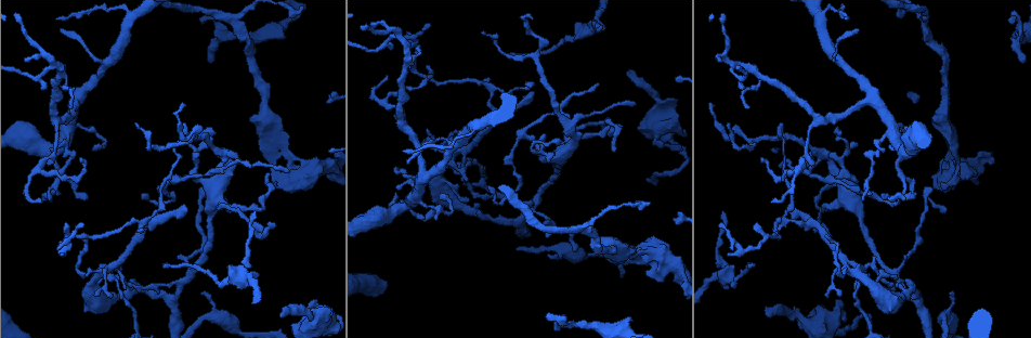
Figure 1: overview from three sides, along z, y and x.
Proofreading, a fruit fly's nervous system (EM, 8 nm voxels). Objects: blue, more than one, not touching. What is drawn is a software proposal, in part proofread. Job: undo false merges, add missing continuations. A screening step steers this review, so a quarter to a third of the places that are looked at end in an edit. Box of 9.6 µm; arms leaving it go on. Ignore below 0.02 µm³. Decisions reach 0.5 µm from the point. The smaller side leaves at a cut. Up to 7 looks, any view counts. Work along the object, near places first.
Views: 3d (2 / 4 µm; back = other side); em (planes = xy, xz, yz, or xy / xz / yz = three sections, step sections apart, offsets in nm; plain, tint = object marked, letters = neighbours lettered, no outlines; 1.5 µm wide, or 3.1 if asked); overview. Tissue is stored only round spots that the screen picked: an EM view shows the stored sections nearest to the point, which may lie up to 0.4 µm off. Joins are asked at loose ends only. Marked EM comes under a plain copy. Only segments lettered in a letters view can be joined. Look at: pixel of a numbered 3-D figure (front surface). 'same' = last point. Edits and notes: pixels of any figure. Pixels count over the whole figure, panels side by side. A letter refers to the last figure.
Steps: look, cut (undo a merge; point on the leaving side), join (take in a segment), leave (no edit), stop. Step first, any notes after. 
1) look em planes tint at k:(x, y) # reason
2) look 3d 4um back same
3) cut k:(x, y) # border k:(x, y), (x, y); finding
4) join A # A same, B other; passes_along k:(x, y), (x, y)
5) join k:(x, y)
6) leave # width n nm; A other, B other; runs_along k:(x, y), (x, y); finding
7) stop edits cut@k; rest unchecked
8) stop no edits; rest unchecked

look em planes tint at 1:(1012, 37) # an open end

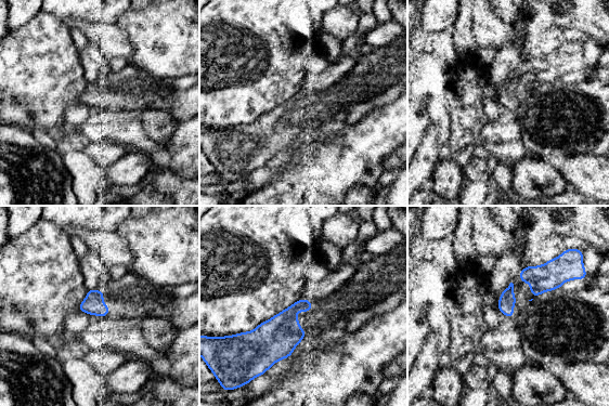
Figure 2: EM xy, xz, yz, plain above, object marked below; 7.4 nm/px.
look em planes letters same # what lies round it

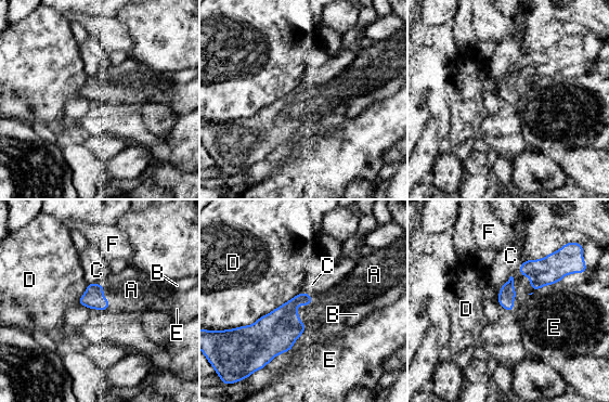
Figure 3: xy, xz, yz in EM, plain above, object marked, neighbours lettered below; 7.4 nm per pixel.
join A # A same, B other, C other, D other, E other, F other; it goes on there

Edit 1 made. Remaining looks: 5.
look overview # redraw

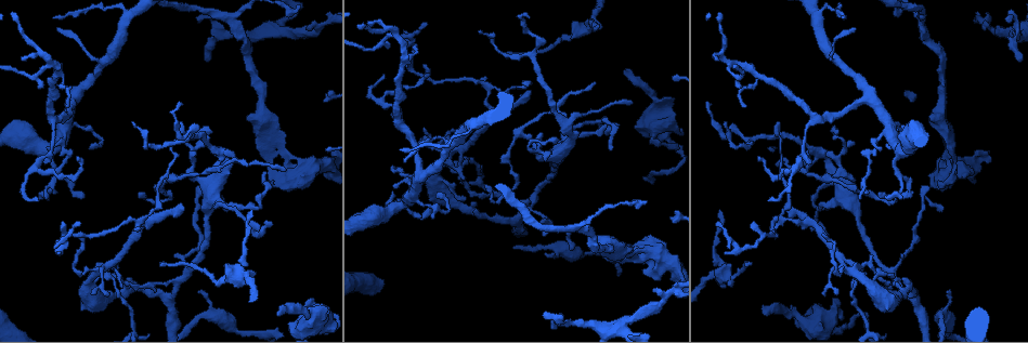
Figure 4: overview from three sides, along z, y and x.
look em xz step 4 tint at 4:(621, 254) # closes a loop

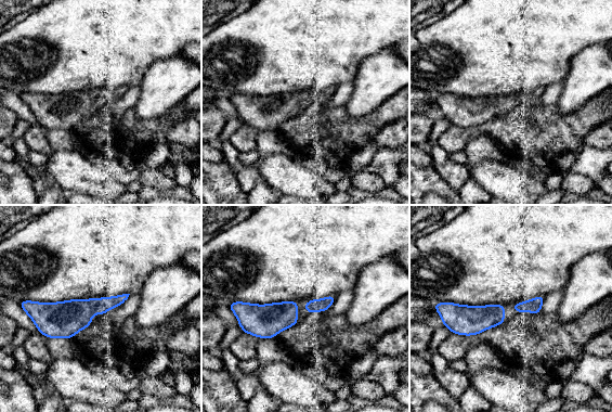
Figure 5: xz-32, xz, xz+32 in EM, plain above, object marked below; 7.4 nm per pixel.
look em planes tint same # cut it another way

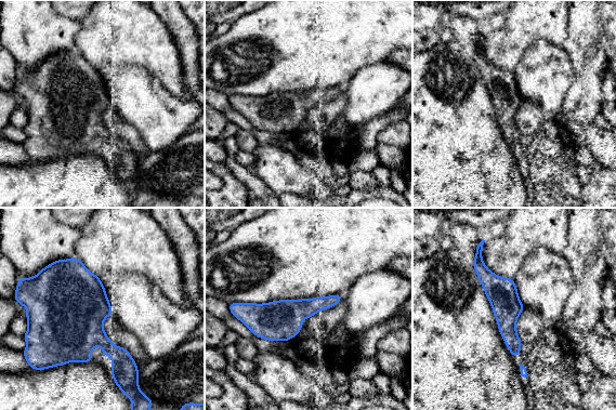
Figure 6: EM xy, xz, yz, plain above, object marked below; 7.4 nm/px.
look em planes letters same # what lies round it

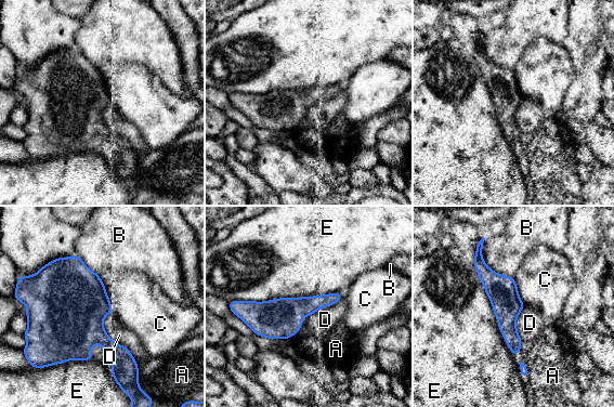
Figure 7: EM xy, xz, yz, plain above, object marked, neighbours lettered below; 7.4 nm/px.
leave # width 220 nm; A other, B other, C other, D other, E other; border 7:(106, 314), (105, 332), (135, 358); one neuron here

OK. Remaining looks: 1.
look em planes letters at 4:(312, 324) # sharp bend

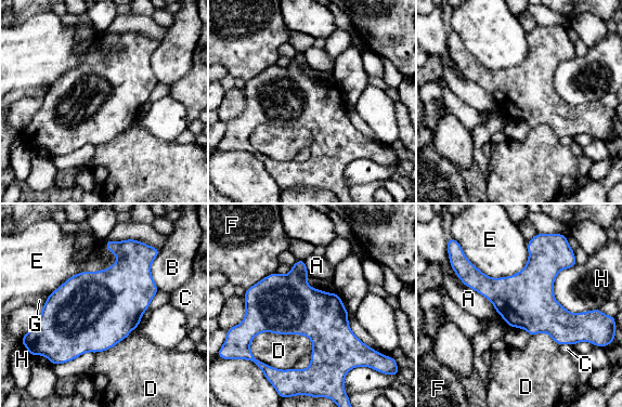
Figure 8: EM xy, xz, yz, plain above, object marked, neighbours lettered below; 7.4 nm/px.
leave # width 380 nm; A other, B other, C other, D other, E other, F other, G other, H other; border 8:(467, 286), (486, 297), (496, 312); all the same neuron

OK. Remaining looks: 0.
stop edits join@3; rest unchecked

